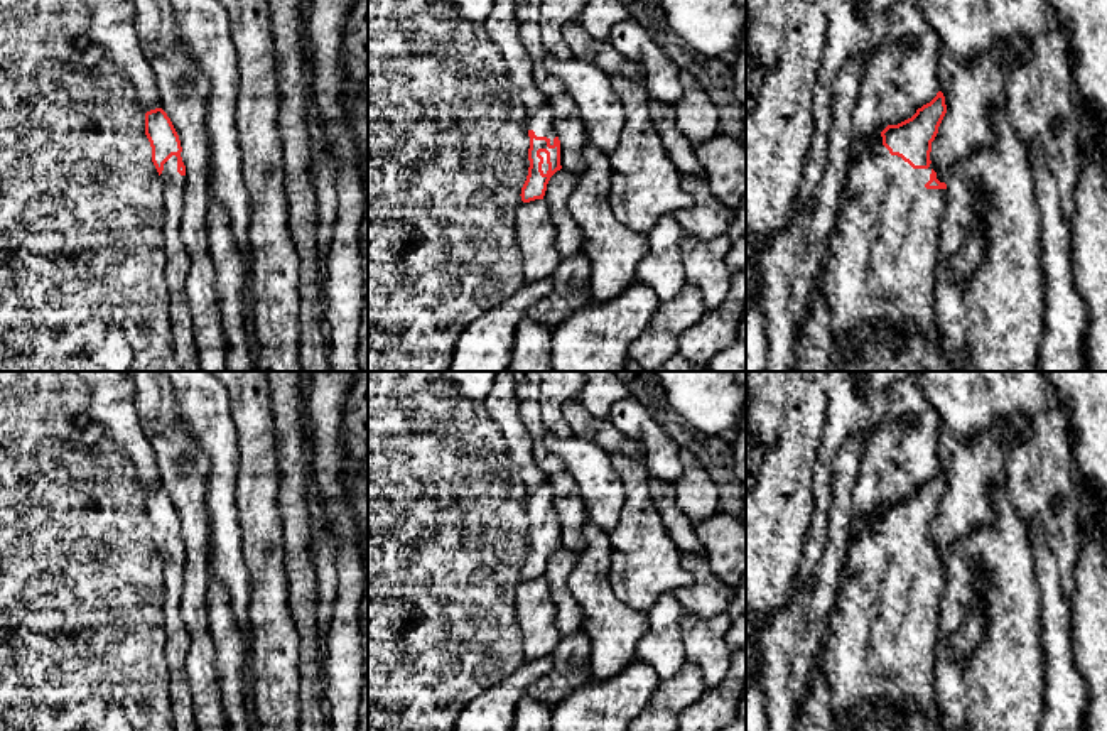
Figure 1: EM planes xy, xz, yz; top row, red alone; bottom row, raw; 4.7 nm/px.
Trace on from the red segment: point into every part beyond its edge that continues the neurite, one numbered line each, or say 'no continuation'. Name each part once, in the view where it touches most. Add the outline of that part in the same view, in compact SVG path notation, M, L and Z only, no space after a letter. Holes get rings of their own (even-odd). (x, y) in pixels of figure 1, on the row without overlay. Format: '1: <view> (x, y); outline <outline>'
1: yz (881, 650); outline M883 515L847 547L824 663L832 714L840 716L849 731L854 731L852 712L862 706L874 716L888 717L893 728L899 726L908 709L918 711L930 723L942 719L935 690L935 648L938 604L948 576L945 567L925 566L933 549L940 560L948 562L948 555L933 542L913 547L901 535L891 533Z

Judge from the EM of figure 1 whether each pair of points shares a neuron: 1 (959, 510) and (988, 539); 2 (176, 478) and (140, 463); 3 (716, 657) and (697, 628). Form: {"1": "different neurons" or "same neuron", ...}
{"1": "different neurons", "2": "different neurons", "3": "same neuron"}

